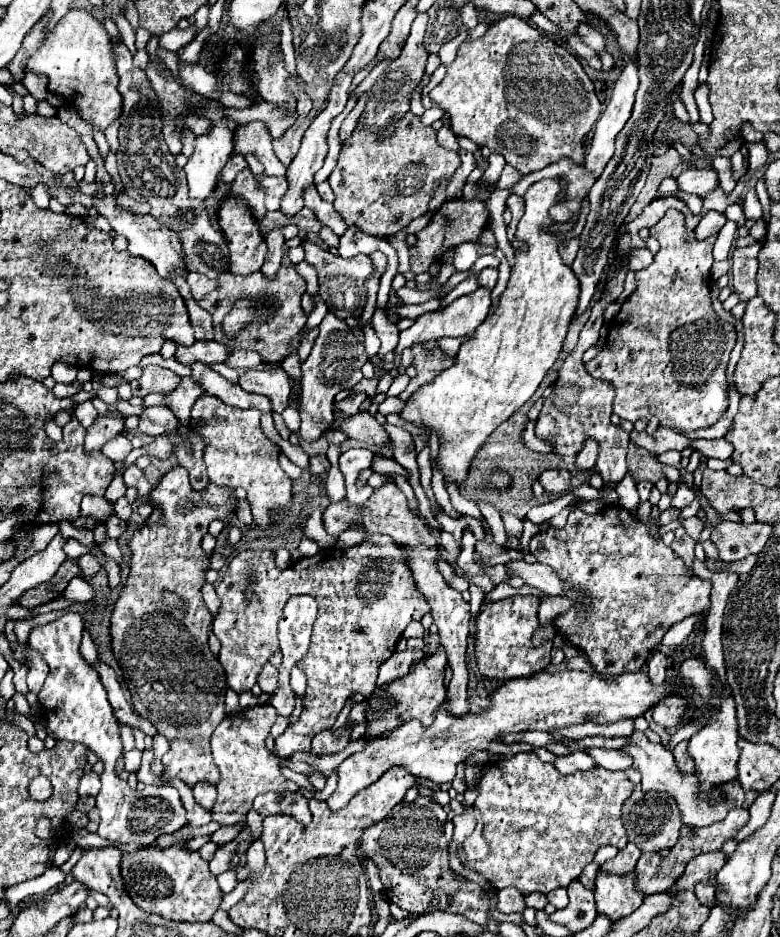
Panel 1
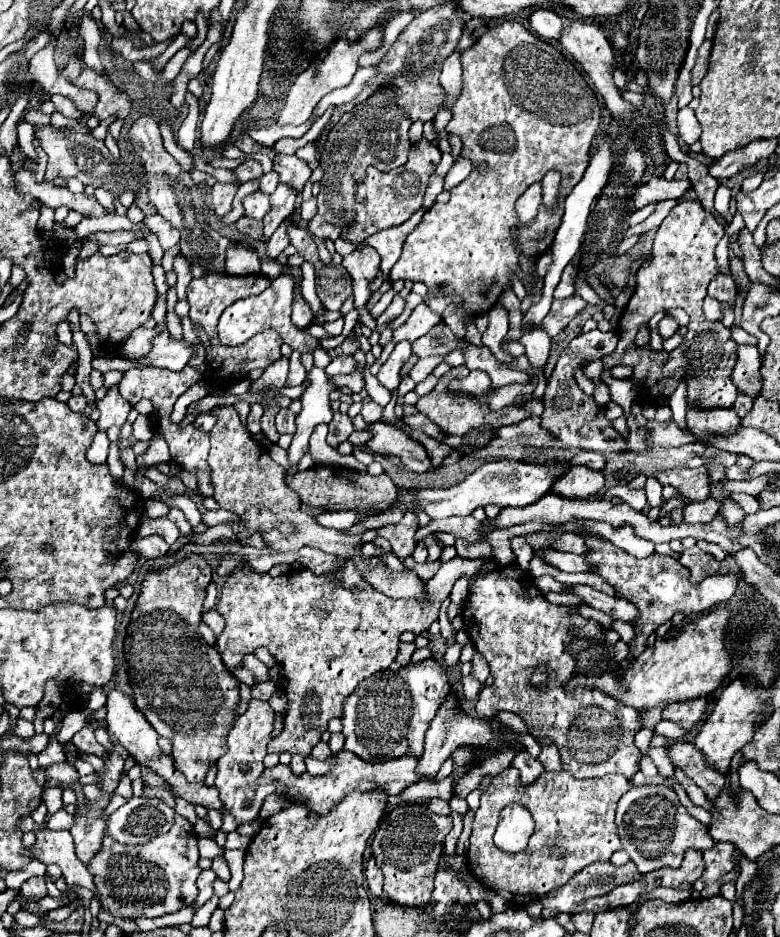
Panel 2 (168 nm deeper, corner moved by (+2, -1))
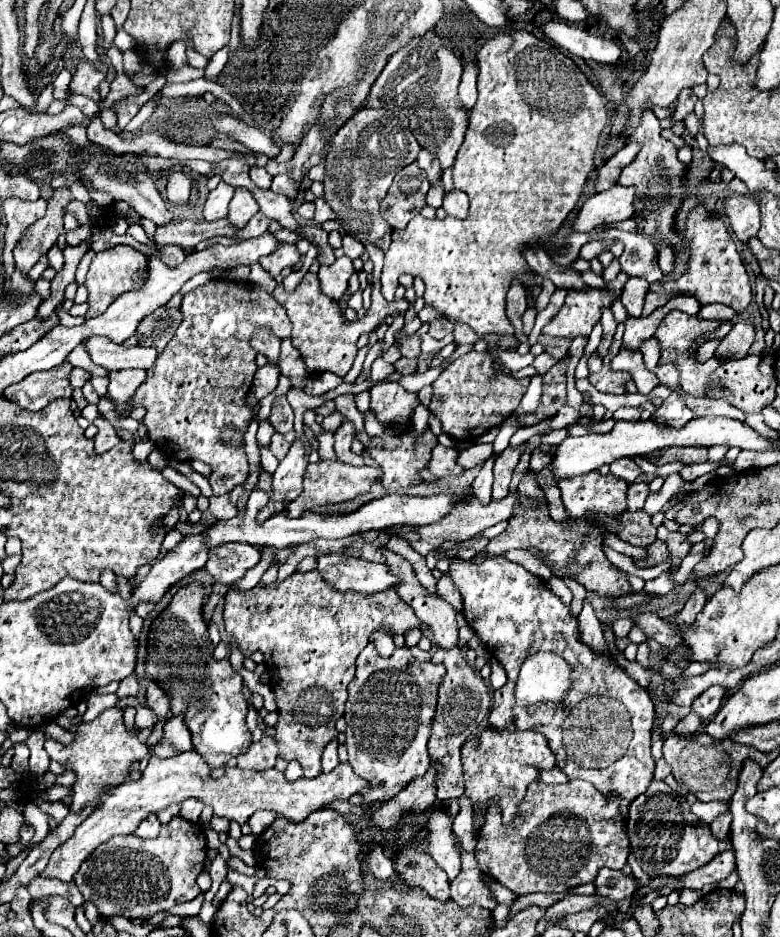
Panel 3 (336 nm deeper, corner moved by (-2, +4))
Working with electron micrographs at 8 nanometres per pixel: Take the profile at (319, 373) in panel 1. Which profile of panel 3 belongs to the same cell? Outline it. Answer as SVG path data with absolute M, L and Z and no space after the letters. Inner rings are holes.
M295 440L291 444L289 454L279 462L277 472L273 474L273 496L269 500L269 506L257 514L257 522L265 522L265 518L279 514L285 510L285 504L295 500L303 490L303 474L307 468L305 460L305 448L303 440Z

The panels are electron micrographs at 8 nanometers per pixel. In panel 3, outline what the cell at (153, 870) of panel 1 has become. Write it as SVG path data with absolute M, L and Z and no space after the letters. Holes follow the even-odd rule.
M173 818L169 824L161 826L161 832L153 840L129 836L115 836L109 842L101 844L89 858L81 864L73 882L81 890L85 902L93 904L101 916L125 916L125 918L149 918L157 912L163 912L175 904L189 902L201 894L195 878L203 872L207 860L207 840L199 824L187 822L183 818Z

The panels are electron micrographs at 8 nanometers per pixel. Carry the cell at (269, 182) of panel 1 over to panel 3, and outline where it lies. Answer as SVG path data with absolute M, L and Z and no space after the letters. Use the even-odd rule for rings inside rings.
M235 190L235 196L229 204L229 214L227 214L229 224L241 230L251 220L251 216L257 212L259 212L259 206L249 190Z

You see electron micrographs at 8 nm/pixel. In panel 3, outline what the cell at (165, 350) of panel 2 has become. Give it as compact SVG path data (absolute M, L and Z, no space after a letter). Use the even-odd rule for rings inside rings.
M91 336L83 344L91 356L91 362L107 370L123 370L123 368L149 370L157 360L155 348L143 348L143 346L123 348L123 344L113 344L109 342L109 338L101 336Z

